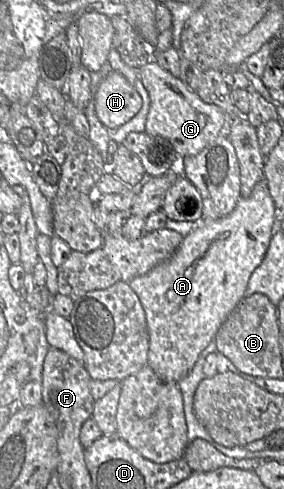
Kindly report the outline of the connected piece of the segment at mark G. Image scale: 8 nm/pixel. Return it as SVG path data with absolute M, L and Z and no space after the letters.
M149 61L140 67L138 75L150 99L145 133L169 140L182 158L199 153L227 130L227 117L221 108L205 103L196 91L191 90L179 77L174 77L155 61Z

